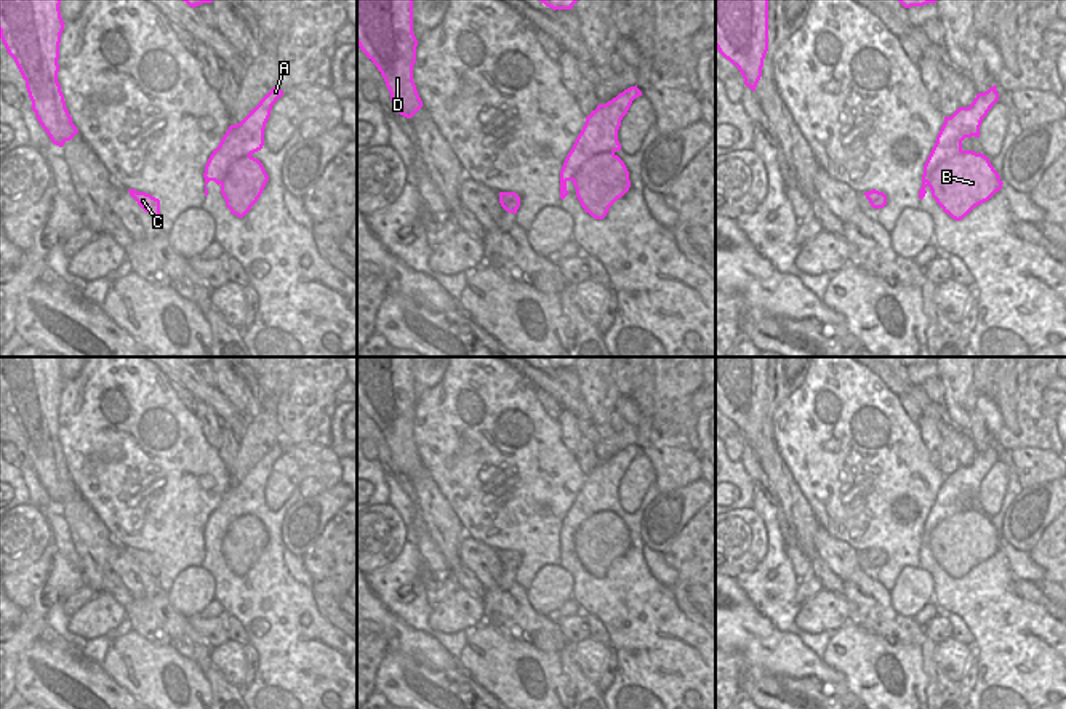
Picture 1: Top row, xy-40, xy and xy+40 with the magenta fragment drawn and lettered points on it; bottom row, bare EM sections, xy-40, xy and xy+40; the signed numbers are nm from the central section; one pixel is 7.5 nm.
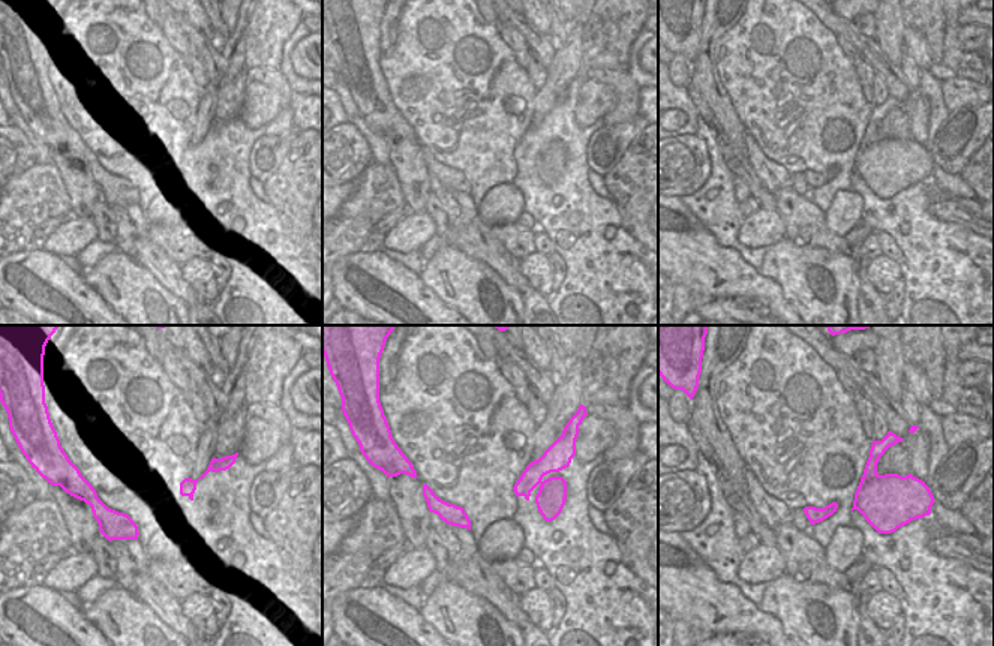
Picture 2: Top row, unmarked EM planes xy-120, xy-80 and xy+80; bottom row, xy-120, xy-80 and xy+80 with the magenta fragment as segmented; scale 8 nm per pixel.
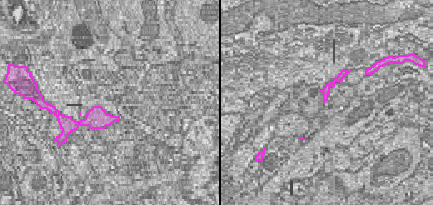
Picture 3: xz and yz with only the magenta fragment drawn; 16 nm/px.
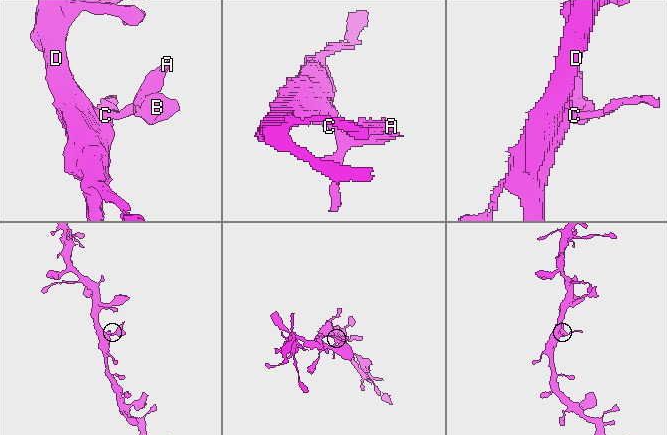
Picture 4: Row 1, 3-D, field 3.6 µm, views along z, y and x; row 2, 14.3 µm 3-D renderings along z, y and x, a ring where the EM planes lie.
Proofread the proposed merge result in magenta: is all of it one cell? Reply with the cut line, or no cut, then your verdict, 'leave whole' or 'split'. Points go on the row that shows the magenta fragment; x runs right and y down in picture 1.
no cut; leave whole

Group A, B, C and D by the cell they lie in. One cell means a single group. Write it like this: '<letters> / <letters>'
A B C D

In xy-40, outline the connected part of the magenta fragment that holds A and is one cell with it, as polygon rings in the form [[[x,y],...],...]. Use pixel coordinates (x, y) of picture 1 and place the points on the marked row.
[[[275,85],[240,123],[229,126],[205,165],[205,197],[206,184],[214,181],[226,206],[238,218],[251,210],[269,181],[262,163],[253,154],[262,149],[266,123],[272,106],[282,96],[283,91]]]

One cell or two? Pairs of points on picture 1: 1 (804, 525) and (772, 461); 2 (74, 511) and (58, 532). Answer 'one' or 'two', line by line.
1: one
2: two

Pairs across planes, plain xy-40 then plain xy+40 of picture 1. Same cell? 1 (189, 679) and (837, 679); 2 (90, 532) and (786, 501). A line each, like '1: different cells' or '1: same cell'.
1: different cells
2: same cell

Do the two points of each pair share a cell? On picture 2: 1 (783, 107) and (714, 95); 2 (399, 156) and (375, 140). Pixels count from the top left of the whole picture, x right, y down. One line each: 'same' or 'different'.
1: different
2: different

